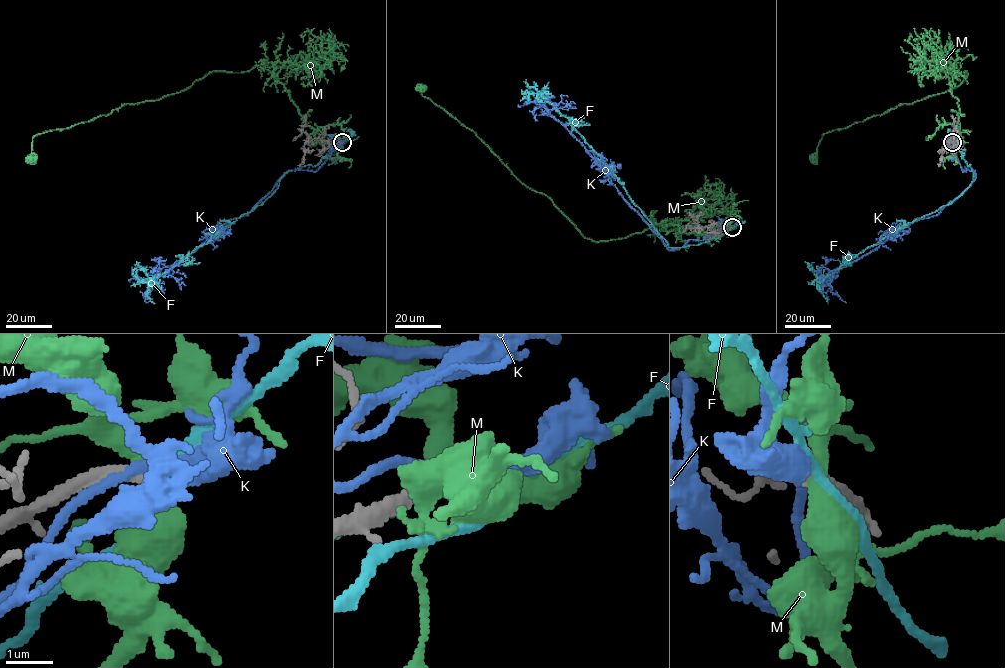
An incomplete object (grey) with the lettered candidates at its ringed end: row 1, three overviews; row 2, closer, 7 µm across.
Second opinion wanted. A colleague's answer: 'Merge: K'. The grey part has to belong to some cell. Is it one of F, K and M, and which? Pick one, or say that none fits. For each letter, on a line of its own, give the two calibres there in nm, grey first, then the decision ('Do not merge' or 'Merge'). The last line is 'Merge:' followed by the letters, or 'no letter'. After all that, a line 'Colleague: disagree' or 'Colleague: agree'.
F: Thickness 280 nm (grey) against 200 nm. Do not merge
K: Thickness 360 nm (grey) against 190 nm. Do not merge
M: Thickness 320 nm (grey) against 360 nm. Do not merge
Merge: no letter
Colleague: disagree

